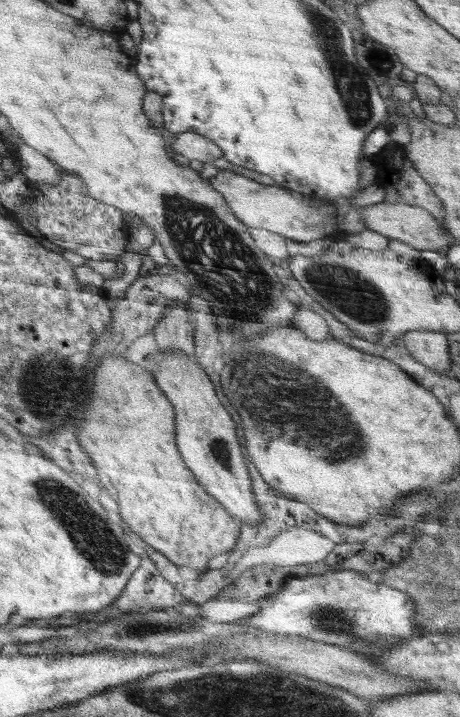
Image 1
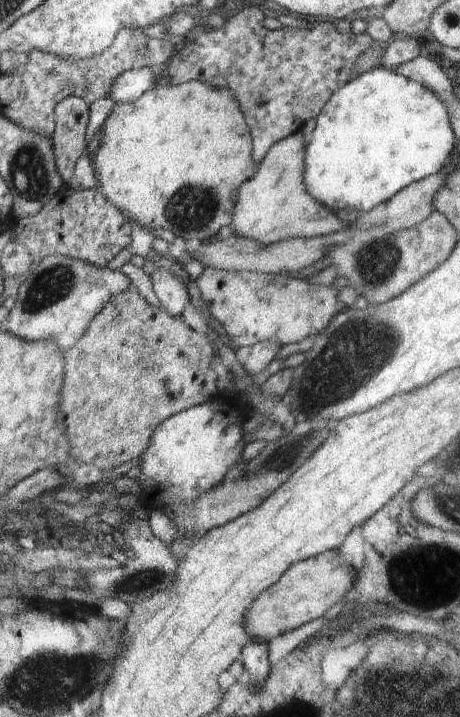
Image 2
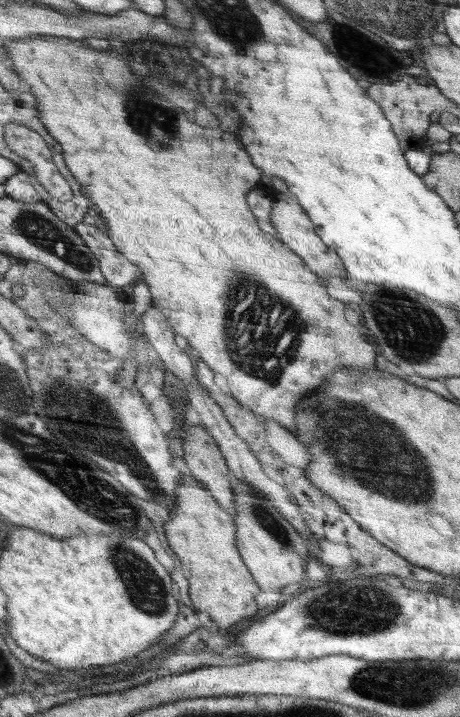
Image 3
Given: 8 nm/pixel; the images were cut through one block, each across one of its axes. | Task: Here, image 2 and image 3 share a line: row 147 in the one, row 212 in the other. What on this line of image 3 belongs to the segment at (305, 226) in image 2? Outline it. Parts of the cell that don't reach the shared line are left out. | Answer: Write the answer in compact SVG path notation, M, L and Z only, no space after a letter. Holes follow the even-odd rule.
M277 193L276 202L272 204L270 210L270 221L276 229L276 238L282 241L286 247L298 254L304 259L304 263L310 267L316 275L321 276L322 279L330 279L338 276L342 279L348 279L347 271L343 260L332 250L328 248L321 238L316 234L316 230L310 217L305 213L305 210L298 204L296 198L290 194Z

